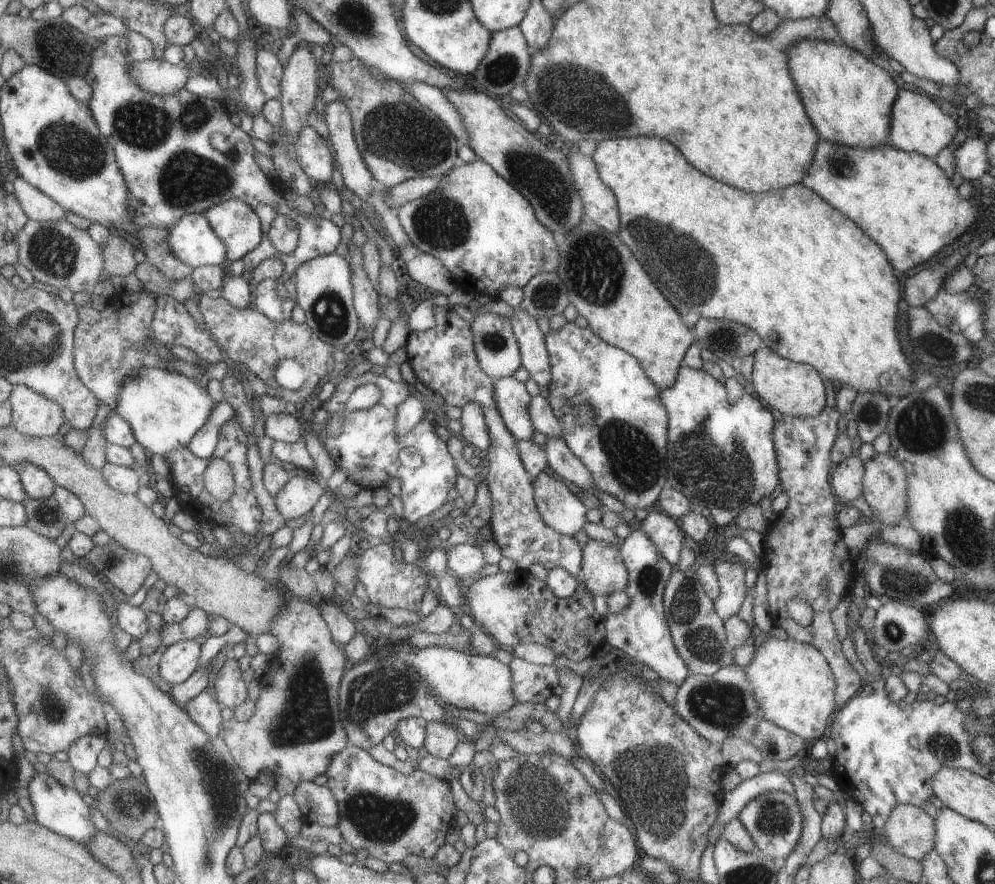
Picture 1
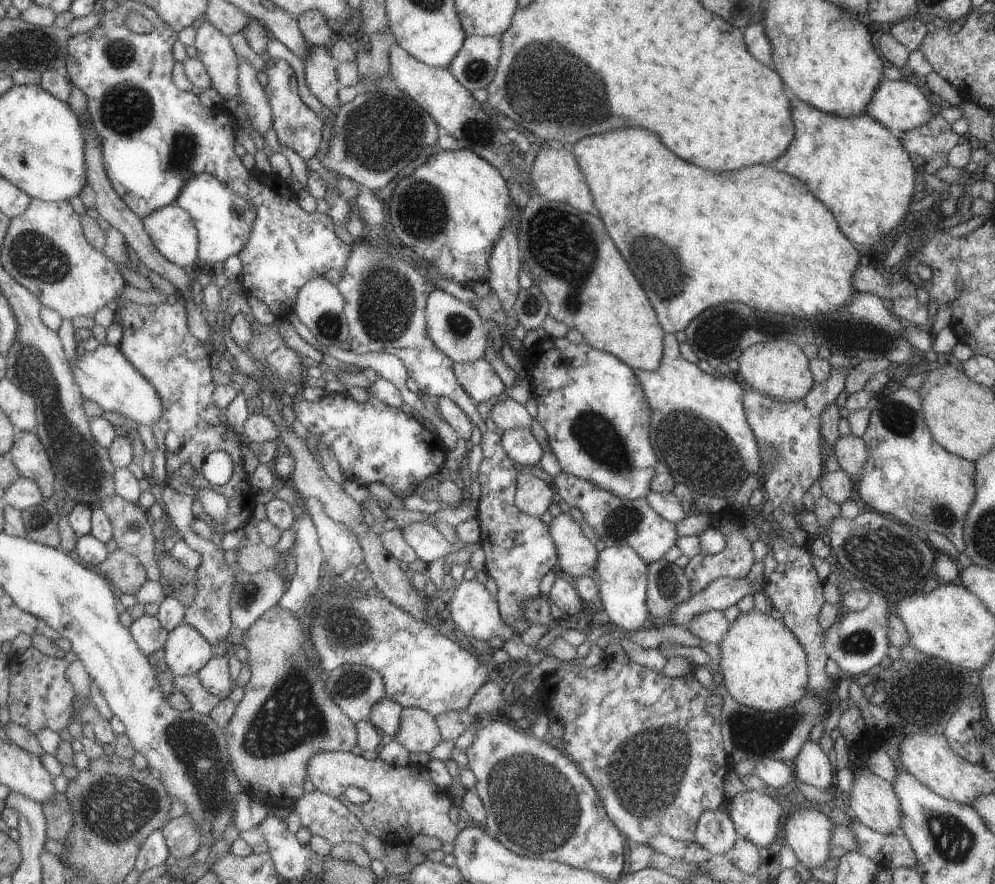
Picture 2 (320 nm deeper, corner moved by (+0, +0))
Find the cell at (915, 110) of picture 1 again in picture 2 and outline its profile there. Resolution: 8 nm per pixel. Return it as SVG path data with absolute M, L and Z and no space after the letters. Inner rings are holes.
M881 79L865 112L892 133L898 134L925 124L936 109L919 87L905 81Z

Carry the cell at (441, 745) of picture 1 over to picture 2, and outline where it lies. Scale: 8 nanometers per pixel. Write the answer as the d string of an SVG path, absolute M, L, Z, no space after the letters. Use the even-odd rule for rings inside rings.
M402 707L398 731L392 738L408 752L426 752L442 741L434 718L424 710Z

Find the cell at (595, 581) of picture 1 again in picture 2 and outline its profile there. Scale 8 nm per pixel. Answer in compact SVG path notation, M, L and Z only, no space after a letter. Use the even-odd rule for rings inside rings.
M560 512L550 520L548 533L557 553L556 568L570 577L591 577L597 584L594 564L597 553L594 544L583 535L569 513Z

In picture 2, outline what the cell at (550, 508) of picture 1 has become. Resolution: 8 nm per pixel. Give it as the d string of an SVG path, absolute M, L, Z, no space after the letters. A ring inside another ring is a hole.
M521 469L516 474L514 505L525 514L539 517L552 503L553 490L543 480L531 475L528 470Z

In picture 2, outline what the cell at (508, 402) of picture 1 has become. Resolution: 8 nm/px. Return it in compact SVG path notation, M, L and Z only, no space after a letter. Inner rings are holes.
M482 358L471 362L453 363L452 369L459 386L476 404L505 392L504 384L491 365Z

